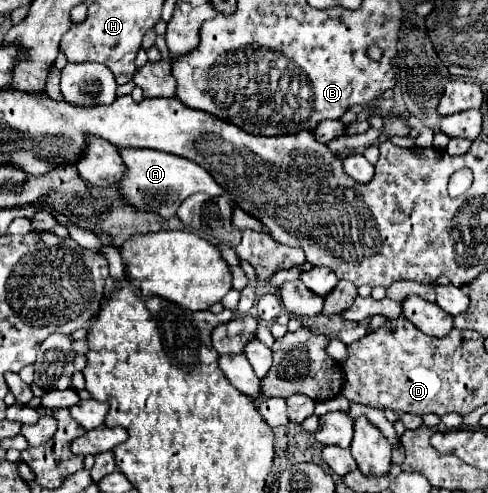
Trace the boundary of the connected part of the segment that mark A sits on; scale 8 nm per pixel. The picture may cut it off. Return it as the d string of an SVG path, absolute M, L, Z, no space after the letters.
M118 149L118 151L126 167L126 175L118 183L118 191L134 209L142 213L154 213L164 219L170 219L176 215L176 209L188 195L224 193L222 187L214 181L214 177L204 167L184 157L168 155L164 151L148 151L148 149Z

